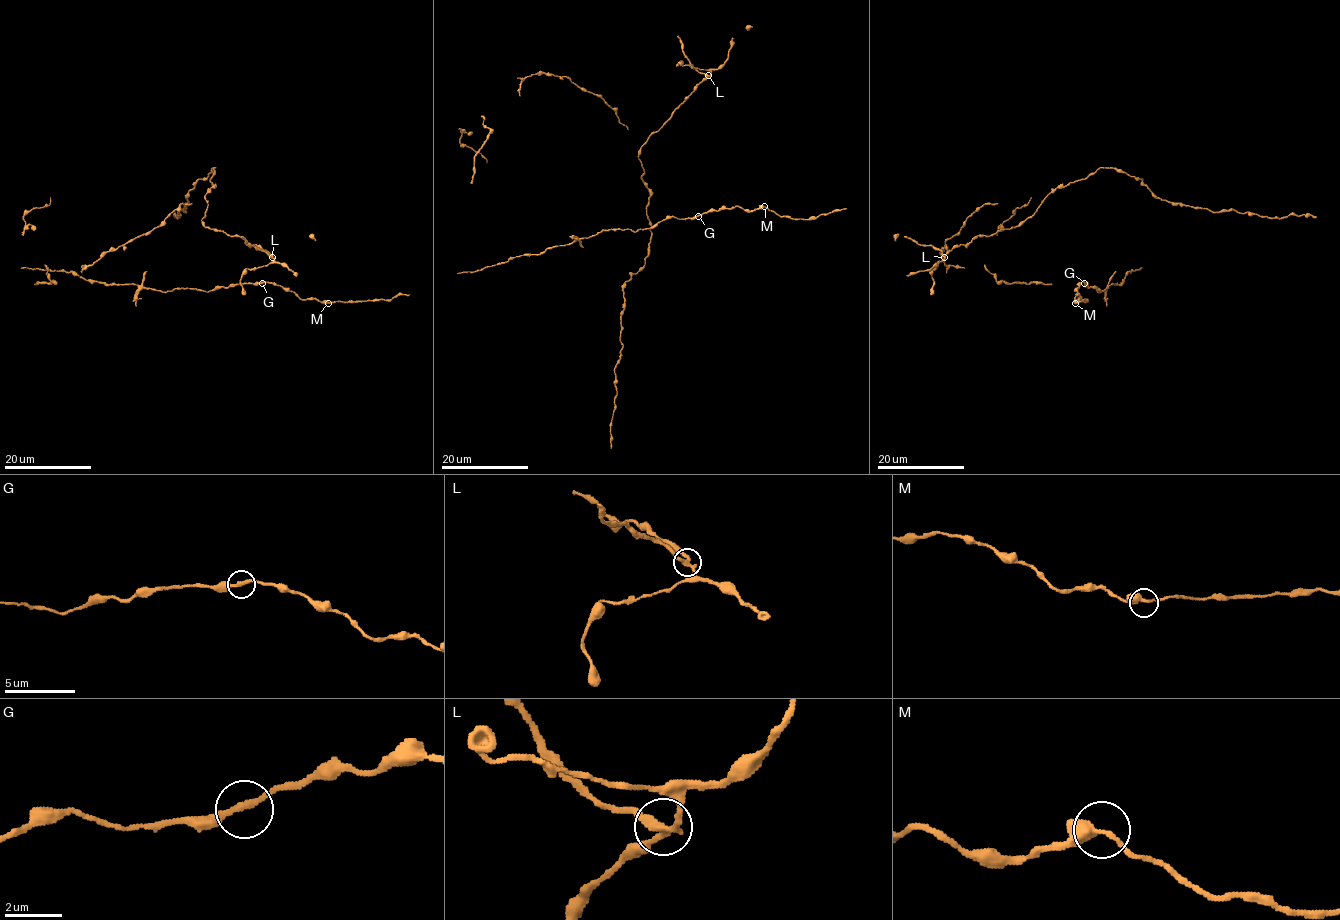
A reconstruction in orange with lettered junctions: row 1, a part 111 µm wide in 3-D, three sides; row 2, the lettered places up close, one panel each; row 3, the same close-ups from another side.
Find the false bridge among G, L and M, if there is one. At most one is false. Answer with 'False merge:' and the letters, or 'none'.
False merge: L

